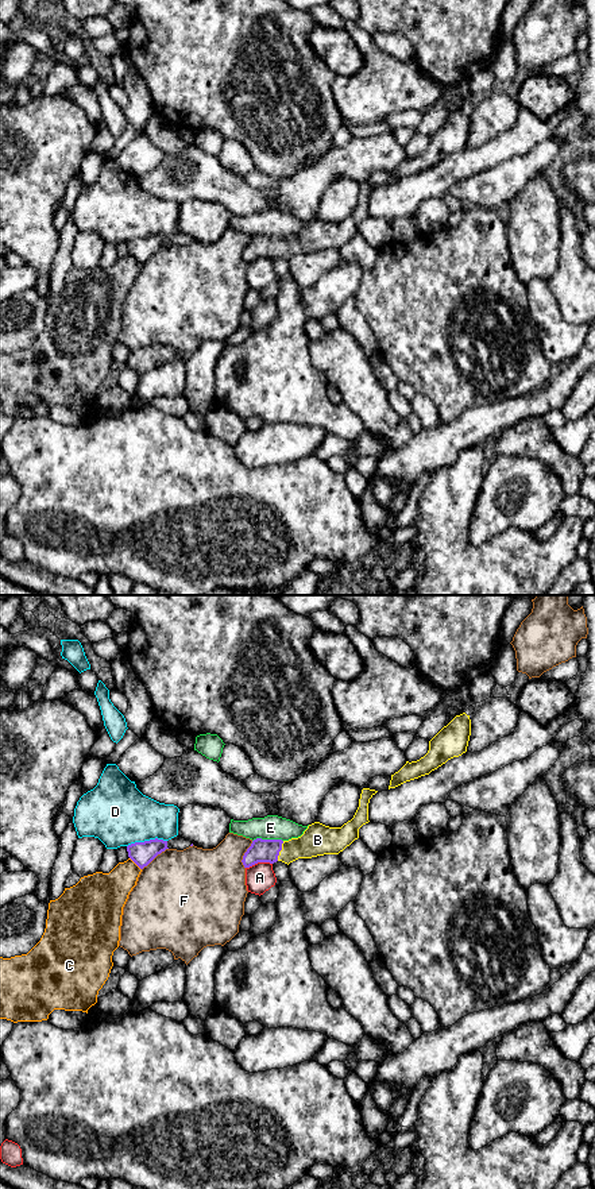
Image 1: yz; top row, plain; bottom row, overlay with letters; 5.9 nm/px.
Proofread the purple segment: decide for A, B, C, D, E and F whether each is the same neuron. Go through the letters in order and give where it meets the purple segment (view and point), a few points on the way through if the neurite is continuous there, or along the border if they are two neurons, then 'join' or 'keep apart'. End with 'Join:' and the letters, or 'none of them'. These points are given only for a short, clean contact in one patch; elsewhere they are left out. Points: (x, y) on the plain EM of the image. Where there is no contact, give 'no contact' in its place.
A: contact yz (258, 257); keep apart
B: contact yz (281, 244); way yz (262, 246), (281, 244), (302, 243), (317, 235); join
C: contact yz (135, 258); keep apart
D: contact yz (146, 236); keep apart
E: contact yz (267, 235); keep apart
F: contact yz (244, 250); keep apart
Join: B

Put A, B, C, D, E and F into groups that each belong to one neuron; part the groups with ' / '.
A / B / C / D / E / F

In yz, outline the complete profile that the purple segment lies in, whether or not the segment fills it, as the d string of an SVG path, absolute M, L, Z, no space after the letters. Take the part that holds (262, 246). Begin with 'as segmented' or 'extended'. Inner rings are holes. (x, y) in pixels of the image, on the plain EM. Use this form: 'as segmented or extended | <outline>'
extended | M363 184L359 202L351 216L341 223L329 223L320 217L308 221L304 229L289 236L256 233L243 251L244 263L258 258L282 256L290 259L298 254L339 250L359 233L359 224L368 219L368 198L378 186Z

